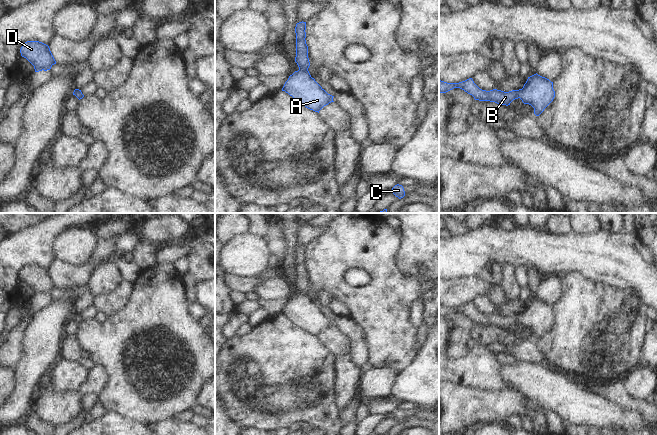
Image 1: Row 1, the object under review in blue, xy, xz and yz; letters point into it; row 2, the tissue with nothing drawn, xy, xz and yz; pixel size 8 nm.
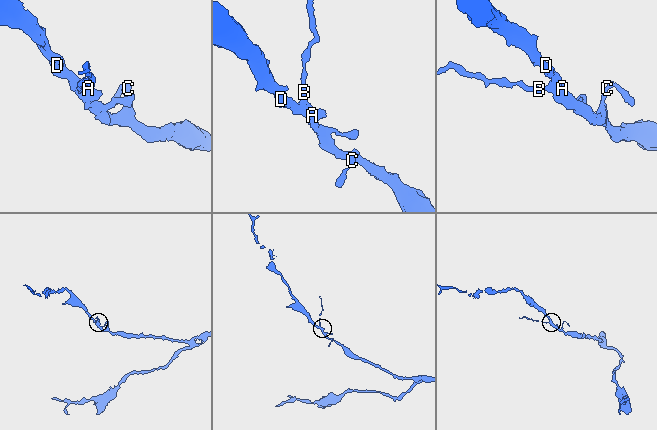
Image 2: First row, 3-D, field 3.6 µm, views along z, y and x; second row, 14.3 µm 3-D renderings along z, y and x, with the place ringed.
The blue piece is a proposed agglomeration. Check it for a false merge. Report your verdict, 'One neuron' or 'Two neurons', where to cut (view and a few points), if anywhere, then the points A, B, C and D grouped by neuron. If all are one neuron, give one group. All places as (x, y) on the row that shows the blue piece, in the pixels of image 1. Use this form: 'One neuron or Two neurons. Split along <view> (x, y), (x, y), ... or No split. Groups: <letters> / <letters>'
One neuron. No split. Groups: A B C D

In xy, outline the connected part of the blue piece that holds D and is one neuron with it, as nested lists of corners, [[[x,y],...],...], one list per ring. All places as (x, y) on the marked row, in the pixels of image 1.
[[[39,41],[23,43],[20,53],[34,66],[35,72],[50,70],[56,64],[49,46]]]

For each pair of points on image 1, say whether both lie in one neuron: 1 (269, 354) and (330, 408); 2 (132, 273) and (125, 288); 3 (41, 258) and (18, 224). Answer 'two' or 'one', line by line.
1: one
2: two
3: two

